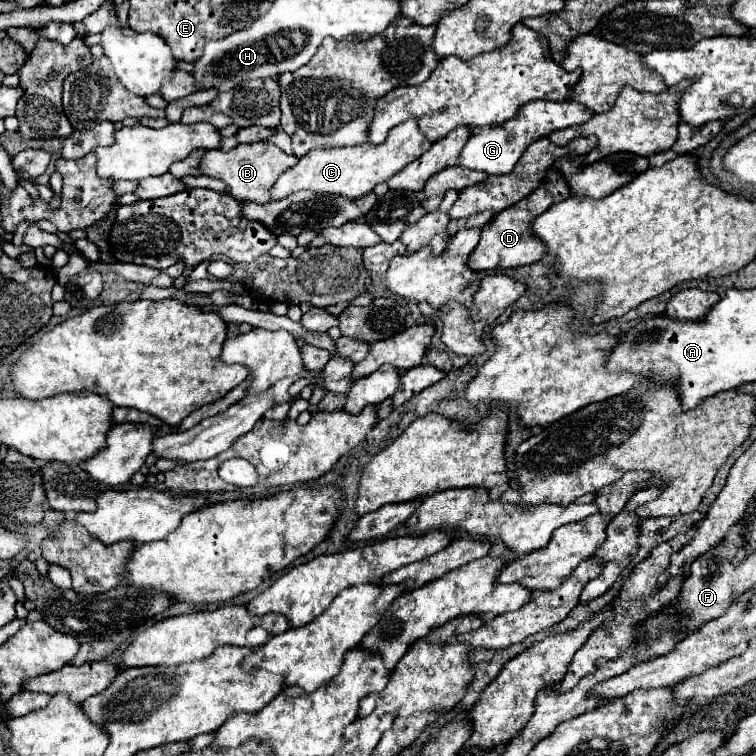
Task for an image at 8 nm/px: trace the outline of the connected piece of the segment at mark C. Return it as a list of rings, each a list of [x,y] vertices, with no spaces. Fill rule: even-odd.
[[[408,119],[408,121],[400,123],[400,125],[396,125],[388,133],[386,141],[380,143],[380,145],[362,143],[362,145],[354,145],[354,147],[316,147],[316,149],[310,149],[304,157],[300,157],[300,161],[292,169],[286,169],[278,177],[278,181],[272,187],[272,199],[284,199],[290,193],[296,193],[296,191],[302,191],[302,189],[310,189],[310,191],[316,191],[316,193],[348,195],[350,199],[356,199],[360,195],[370,193],[378,183],[388,181],[392,175],[396,175],[398,171],[402,171],[408,163],[412,163],[414,159],[418,159],[430,147],[432,147],[432,143],[428,143],[428,137],[424,133],[420,133],[420,127],[418,127],[418,121],[416,119]]]

